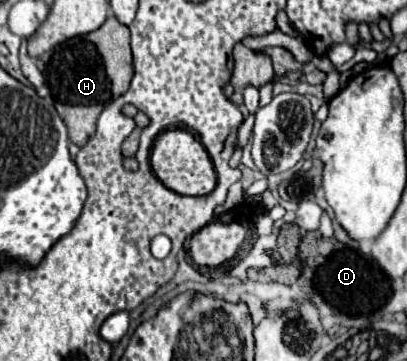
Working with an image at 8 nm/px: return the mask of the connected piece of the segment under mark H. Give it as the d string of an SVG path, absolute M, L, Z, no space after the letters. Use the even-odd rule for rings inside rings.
M108 17L100 29L70 39L52 51L52 59L46 67L46 83L52 91L56 111L68 127L72 143L82 147L94 135L98 115L110 101L128 91L132 75L130 31L114 17Z

